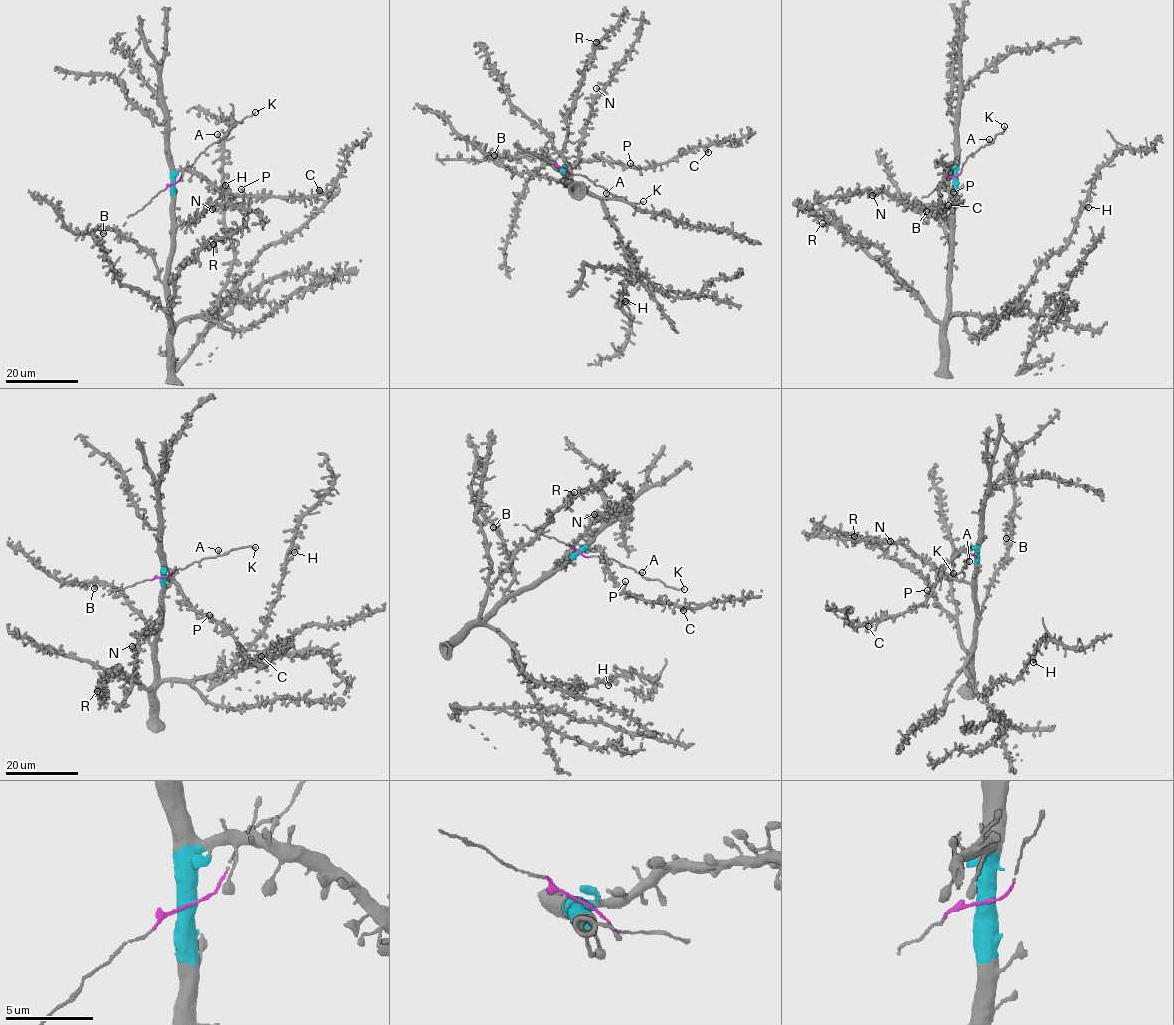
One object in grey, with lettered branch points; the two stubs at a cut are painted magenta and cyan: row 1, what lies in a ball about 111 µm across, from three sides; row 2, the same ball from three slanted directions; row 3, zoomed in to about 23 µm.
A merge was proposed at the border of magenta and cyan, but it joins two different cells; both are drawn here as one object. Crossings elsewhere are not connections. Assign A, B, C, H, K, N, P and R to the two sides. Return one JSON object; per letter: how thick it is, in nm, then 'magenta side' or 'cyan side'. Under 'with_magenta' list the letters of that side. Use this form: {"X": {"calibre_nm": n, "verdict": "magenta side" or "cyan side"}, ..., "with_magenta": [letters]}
{"A": {"calibre_nm": 340, "verdict": "magenta side"}, "B": {"calibre_nm": 400, "verdict": "cyan side"}, "C": {"calibre_nm": 420, "verdict": "cyan side"}, "H": {"calibre_nm": 280, "verdict": "cyan side"}, "K": {"calibre_nm": 180, "verdict": "magenta side"}, "N": {"calibre_nm": 280, "verdict": "cyan side"}, "P": {"calibre_nm": 380, "verdict": "cyan side"}, "R": {"calibre_nm": 240, "verdict": "cyan side"}, "with_magenta": ["A", "K"]}

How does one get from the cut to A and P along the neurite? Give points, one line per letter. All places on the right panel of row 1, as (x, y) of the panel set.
A: (954, 176), (961, 173), (966, 158), (989, 139)
P: (954, 176), (954, 165), (950, 169), (948, 180), (949, 191), (955, 200), (953, 192)

